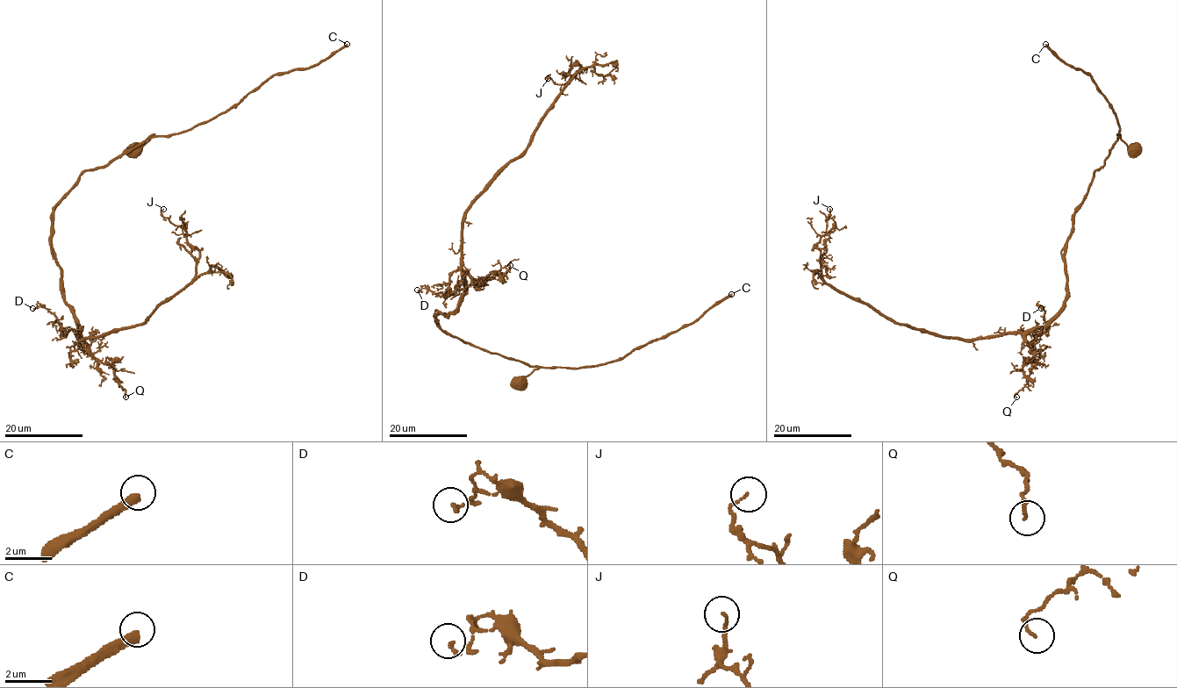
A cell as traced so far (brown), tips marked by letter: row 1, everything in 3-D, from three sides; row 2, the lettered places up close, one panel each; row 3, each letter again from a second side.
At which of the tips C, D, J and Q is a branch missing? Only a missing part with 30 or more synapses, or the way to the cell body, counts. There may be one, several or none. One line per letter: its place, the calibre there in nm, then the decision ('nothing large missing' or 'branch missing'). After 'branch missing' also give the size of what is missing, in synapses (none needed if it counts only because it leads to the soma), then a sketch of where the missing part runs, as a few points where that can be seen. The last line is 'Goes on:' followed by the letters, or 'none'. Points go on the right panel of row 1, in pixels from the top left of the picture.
C: at (1045, 44); 360 nm thick; branch missing; about 140 synapses
D: at (1041, 308); 140 nm thick; nothing large missing
J: at (829, 209); 110 nm thick; nothing large missing
Q: at (1016, 397); 140 nm thick; nothing large missing
Goes on: C

